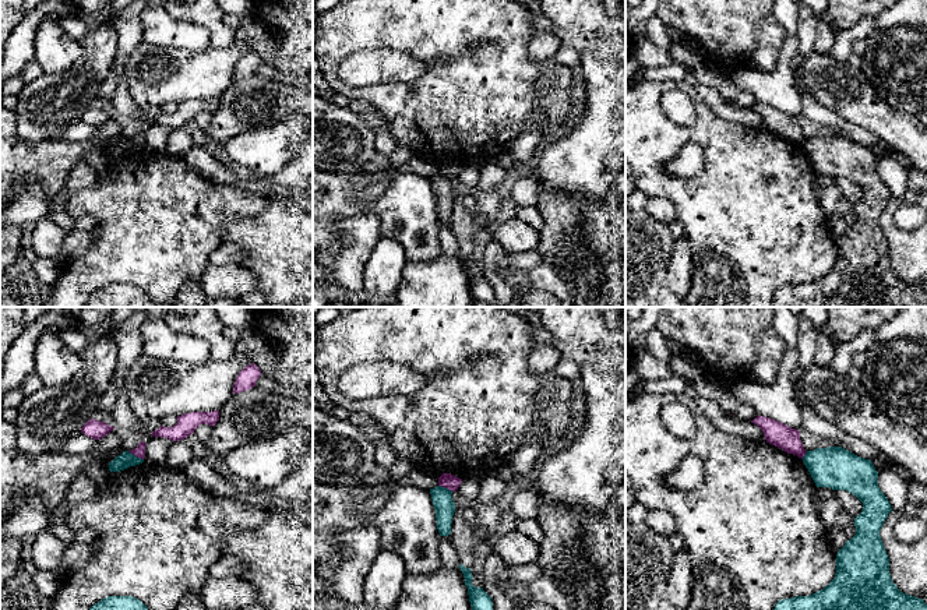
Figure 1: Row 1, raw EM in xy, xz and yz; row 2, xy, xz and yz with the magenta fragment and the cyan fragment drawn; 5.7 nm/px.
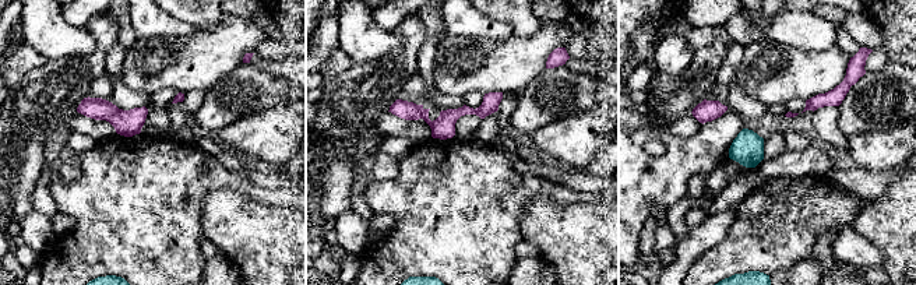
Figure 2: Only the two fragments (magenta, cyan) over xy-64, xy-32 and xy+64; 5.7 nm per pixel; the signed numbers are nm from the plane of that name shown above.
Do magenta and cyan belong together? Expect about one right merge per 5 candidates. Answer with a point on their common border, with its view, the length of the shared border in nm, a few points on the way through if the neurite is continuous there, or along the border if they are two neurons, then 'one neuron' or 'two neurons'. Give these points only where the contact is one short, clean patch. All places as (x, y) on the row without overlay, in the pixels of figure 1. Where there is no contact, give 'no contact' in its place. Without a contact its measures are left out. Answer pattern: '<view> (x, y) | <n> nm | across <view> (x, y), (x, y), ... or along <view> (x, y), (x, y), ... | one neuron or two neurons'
xy (136, 143) | 110 nm | along xy (127, 138), (143, 147) | two neurons

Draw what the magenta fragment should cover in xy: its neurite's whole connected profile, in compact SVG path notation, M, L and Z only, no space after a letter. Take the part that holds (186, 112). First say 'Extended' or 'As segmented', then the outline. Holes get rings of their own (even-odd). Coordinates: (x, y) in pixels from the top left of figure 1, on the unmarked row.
As segmented. M219 98L214 99L191 99L177 103L177 110L173 114L161 113L158 117L152 119L154 124L163 124L172 128L179 128L187 126L200 112L215 113L219 107Z

